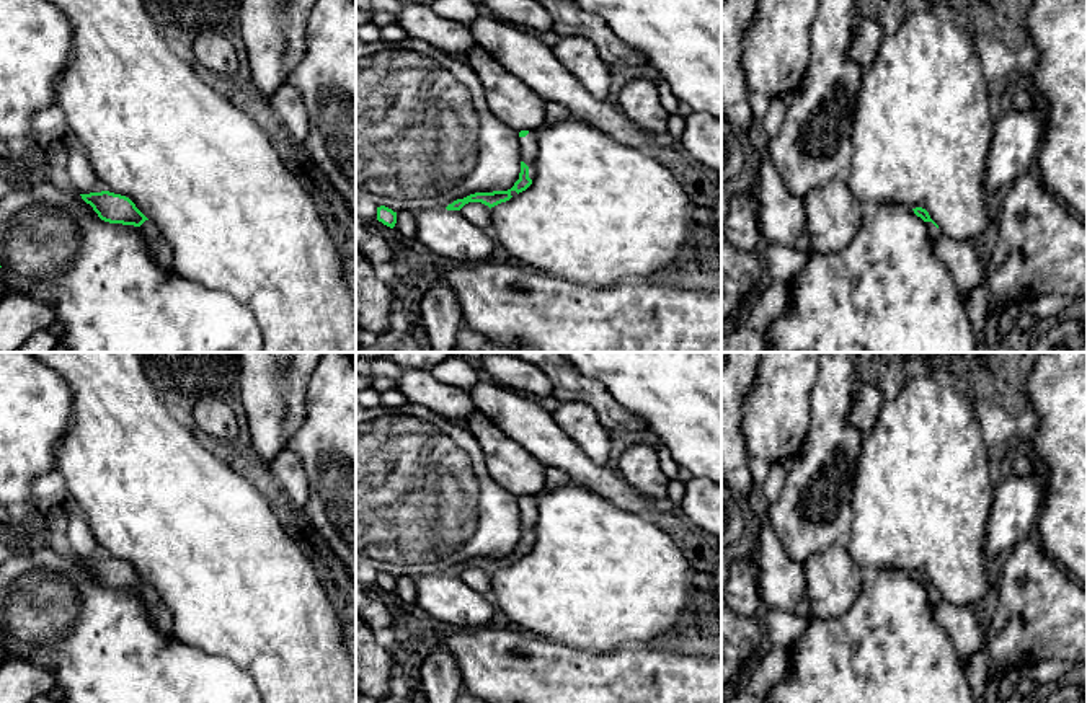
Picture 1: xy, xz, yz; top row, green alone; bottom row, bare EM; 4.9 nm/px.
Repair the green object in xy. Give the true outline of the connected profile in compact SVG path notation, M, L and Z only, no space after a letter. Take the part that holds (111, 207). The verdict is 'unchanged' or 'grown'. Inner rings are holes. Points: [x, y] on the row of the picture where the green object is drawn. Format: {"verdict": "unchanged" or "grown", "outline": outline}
{"verdict": "unchanged", "outline": "M109 191L80 196L104 222L140 227L145 220L149 220L126 196Z"}

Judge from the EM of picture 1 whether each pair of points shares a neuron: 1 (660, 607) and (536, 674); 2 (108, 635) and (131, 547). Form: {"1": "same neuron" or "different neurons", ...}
{"1": "different neurons", "2": "different neurons"}

